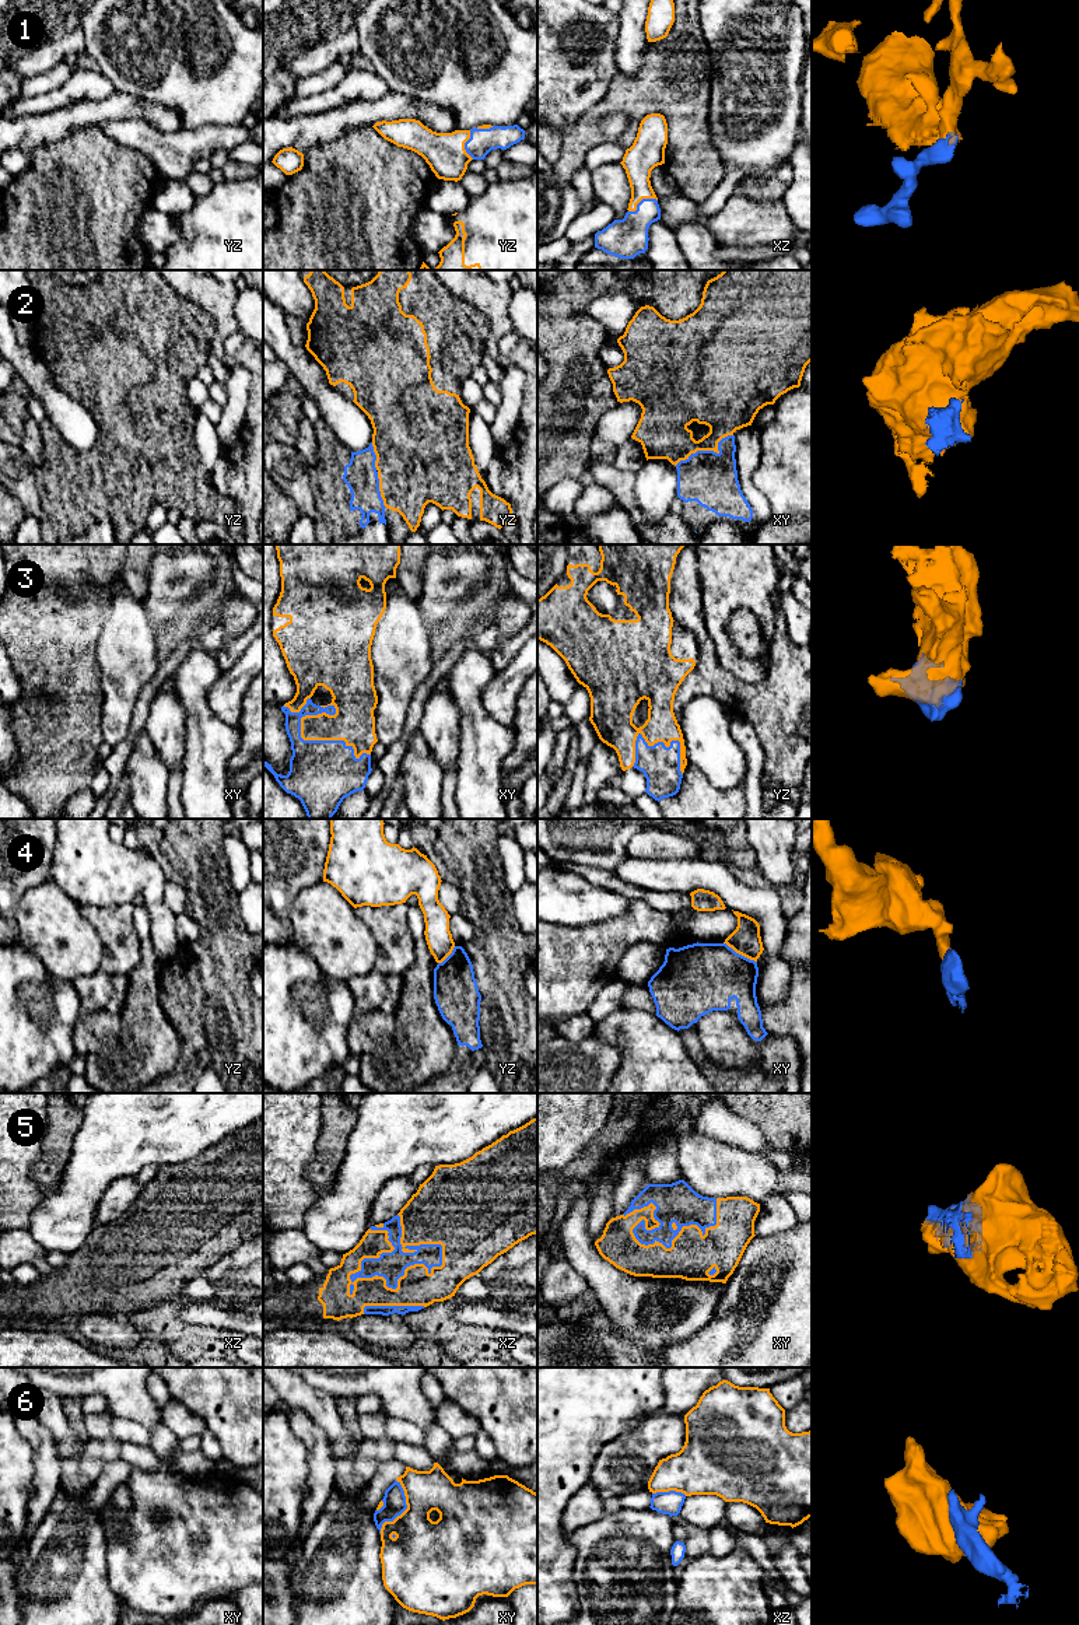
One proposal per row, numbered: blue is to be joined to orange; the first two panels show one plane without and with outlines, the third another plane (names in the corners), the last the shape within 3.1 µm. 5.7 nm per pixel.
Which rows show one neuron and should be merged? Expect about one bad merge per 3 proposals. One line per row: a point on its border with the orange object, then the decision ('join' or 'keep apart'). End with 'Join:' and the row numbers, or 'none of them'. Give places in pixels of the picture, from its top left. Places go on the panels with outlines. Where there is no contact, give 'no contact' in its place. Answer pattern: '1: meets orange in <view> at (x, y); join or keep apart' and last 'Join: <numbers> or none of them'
1: meets orange in xz at (641, 199); join
2: meets orange in xy at (706, 449); join
3: meets orange in xy at (329, 739); join
4: meets orange in xy at (741, 953); keep apart
5: meets orange in xz at (398, 1281); join
6: meets orange in xy at (405, 1510); keep apart
Join: 1, 2, 3, 5

